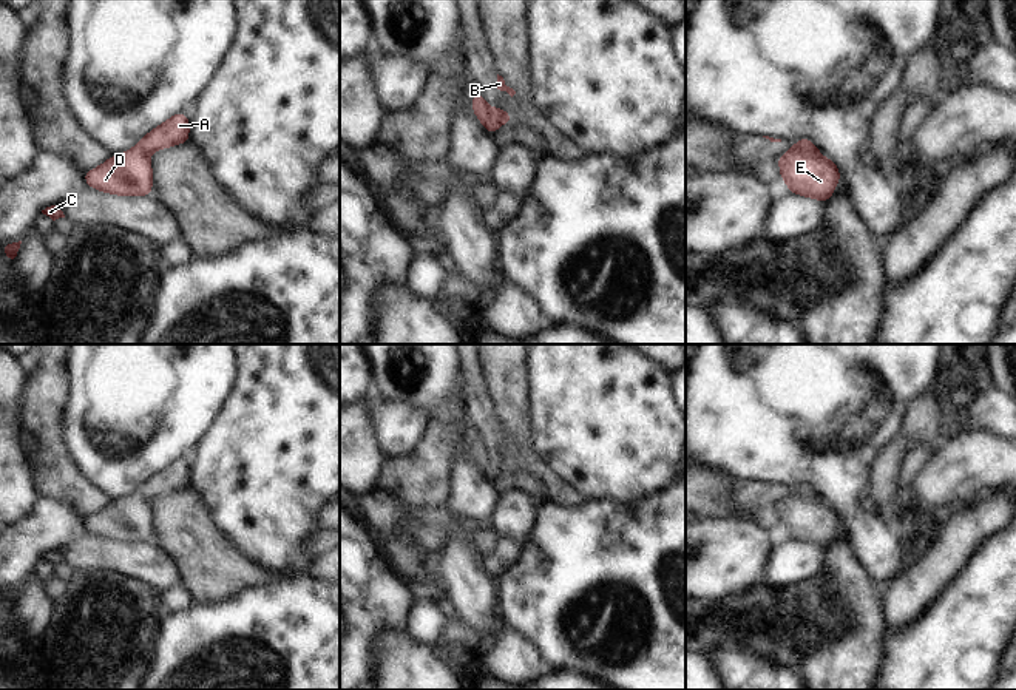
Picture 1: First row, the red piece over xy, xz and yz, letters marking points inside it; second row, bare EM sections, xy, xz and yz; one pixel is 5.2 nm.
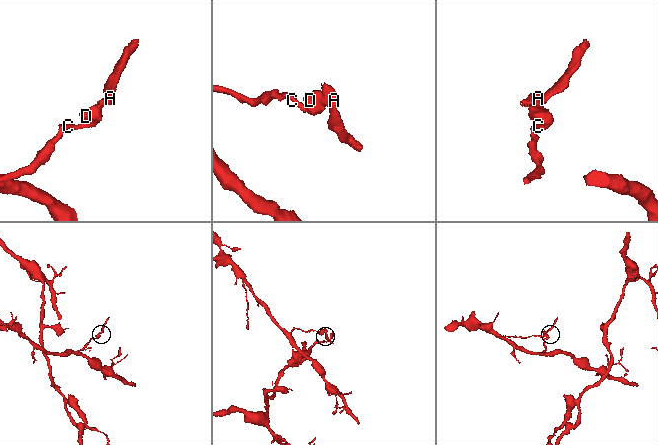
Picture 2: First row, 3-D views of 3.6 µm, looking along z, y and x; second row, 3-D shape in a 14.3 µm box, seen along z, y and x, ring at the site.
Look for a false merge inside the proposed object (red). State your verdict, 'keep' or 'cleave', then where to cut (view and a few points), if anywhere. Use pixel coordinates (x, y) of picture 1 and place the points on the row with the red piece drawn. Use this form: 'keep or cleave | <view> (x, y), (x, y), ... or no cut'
cleave | yz (794, 144), (811, 153), (819, 153)

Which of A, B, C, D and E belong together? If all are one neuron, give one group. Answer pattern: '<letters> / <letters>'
A B / C D E

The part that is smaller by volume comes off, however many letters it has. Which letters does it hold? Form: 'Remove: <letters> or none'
Remove: A, B

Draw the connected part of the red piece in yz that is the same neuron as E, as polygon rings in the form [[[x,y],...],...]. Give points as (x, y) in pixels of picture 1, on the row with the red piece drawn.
[[[795,147],[786,150],[778,159],[780,178],[795,196],[829,202],[842,173],[837,164],[821,153],[811,154]]]

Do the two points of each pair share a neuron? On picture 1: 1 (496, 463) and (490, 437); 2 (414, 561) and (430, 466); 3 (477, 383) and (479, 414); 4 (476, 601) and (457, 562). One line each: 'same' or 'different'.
1: same
2: same
3: same
4: same

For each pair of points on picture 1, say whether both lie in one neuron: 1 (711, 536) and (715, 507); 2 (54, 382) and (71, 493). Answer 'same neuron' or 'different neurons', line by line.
1: different neurons
2: same neuron

